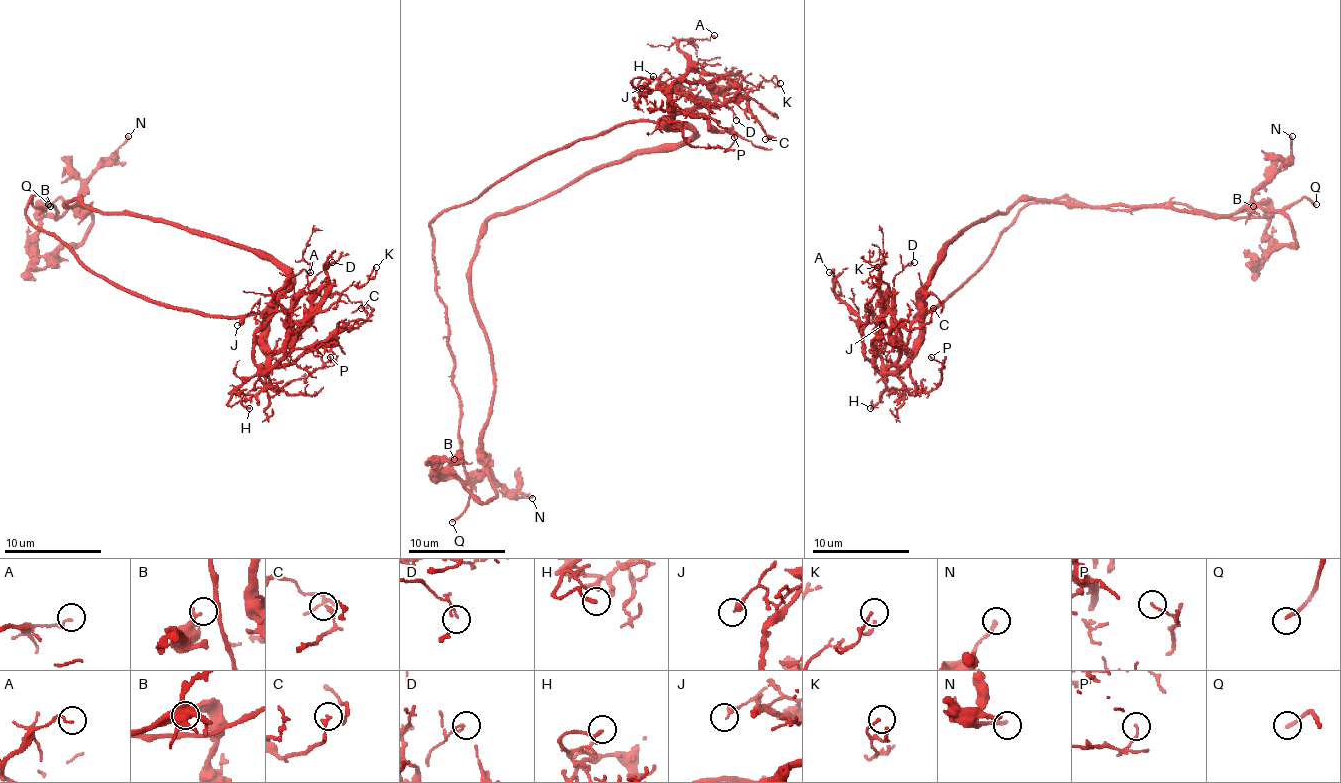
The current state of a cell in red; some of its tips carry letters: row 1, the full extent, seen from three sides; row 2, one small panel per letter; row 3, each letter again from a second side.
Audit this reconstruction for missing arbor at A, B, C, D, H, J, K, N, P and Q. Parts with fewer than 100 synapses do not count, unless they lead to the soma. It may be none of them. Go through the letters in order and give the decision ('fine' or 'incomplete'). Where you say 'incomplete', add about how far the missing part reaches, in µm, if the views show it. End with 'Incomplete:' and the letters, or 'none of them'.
A: fine
B: fine
C: fine
D: fine
H: fine
J: fine
K: fine
N: fine
P: fine
Q: incomplete; missing 15 µm
Incomplete: Q

